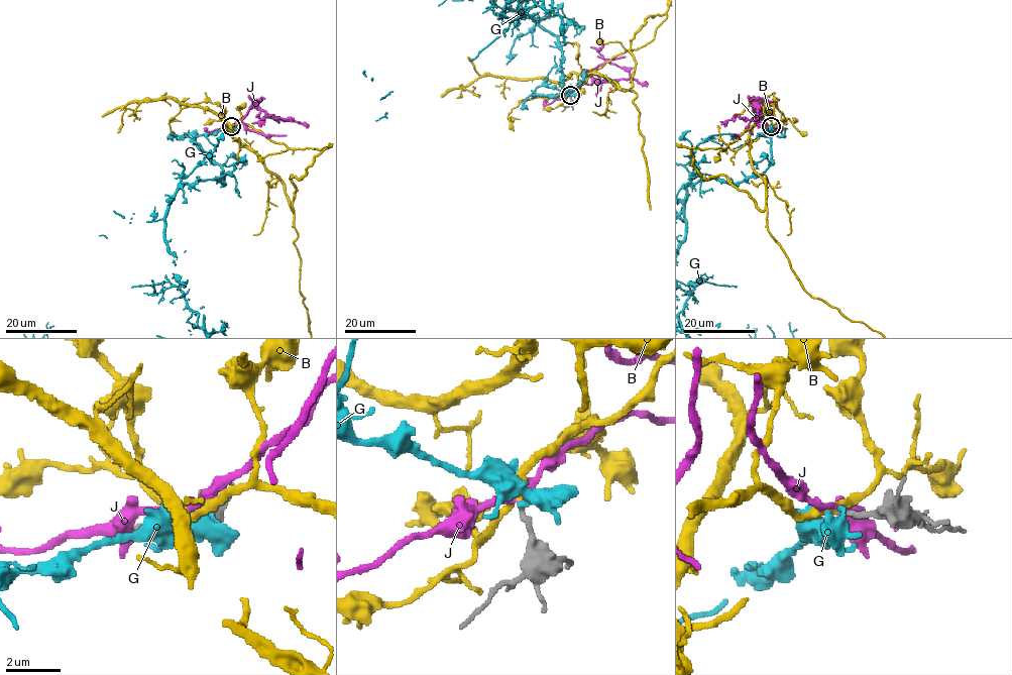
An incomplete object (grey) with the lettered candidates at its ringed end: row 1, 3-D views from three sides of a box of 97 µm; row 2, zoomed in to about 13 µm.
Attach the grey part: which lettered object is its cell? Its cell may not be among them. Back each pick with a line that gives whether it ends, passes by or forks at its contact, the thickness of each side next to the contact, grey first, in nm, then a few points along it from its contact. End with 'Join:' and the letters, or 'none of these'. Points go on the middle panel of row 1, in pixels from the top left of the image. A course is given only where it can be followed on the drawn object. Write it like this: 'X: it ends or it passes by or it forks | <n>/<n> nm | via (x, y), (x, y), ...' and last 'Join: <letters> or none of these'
B: it passes by | 200/280 nm | via (569, 95), (646, 44), (667, 15), (649, 16), (631, 41), (629, 89), (594, 74), (481, 76), (456, 98)
Join: B

